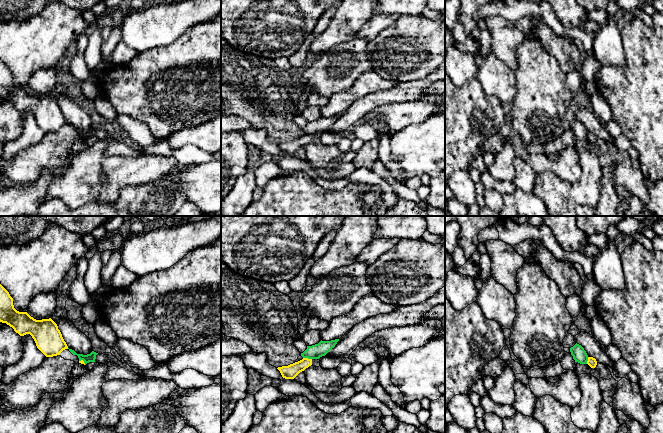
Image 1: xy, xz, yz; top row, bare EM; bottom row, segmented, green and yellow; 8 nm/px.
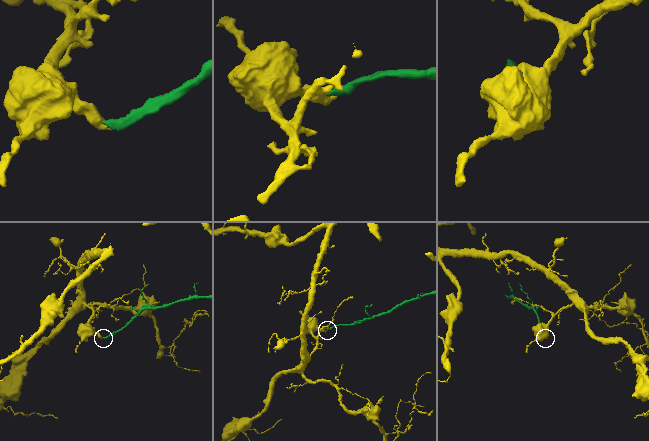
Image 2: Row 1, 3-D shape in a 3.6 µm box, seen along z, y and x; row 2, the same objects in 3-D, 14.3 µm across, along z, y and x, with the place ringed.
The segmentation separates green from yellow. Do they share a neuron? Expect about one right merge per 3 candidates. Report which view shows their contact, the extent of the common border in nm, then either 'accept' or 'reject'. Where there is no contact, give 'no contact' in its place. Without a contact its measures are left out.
meets green in xz; contact 70 nm long; reject

